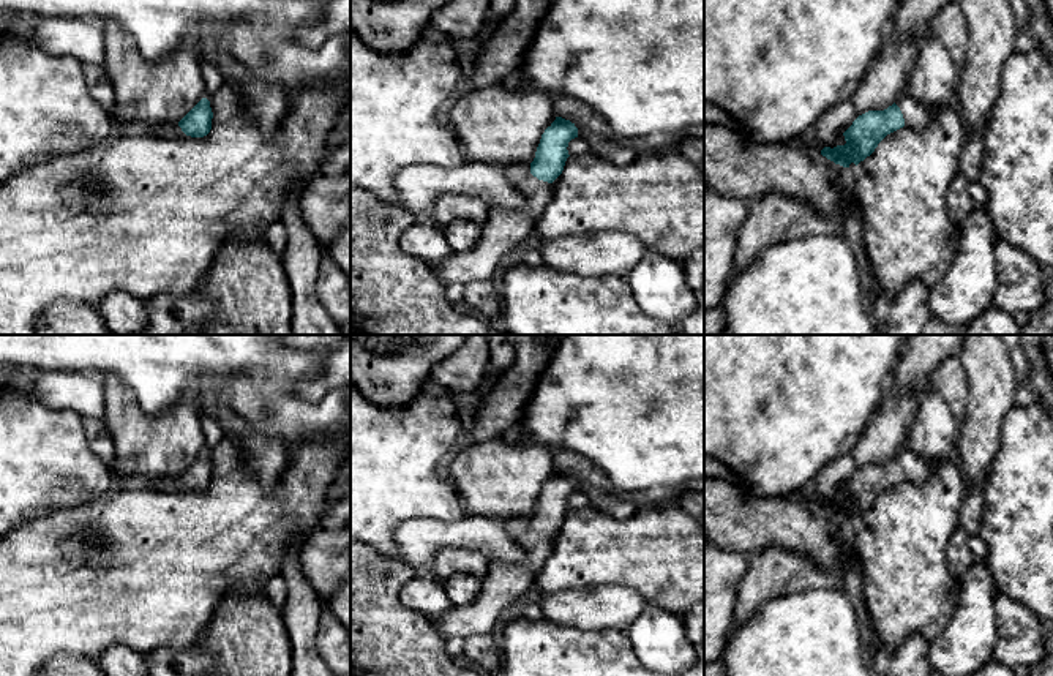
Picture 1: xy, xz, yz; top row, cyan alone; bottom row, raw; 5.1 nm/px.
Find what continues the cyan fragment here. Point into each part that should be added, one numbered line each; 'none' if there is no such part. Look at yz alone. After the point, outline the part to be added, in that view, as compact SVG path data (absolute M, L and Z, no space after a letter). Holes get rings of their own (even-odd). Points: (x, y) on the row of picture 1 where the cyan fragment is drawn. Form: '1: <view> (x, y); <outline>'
1: yz (916, 117); M901 93L895 104L900 107L905 126L922 131L927 125L931 123L935 114L920 106L911 95Z

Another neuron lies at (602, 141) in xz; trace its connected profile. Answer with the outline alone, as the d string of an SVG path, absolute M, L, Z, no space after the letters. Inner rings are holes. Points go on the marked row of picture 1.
M553 96L557 117L570 120L578 128L578 137L589 144L589 153L616 166L628 166L639 152L617 141L609 125L589 106L573 100Z

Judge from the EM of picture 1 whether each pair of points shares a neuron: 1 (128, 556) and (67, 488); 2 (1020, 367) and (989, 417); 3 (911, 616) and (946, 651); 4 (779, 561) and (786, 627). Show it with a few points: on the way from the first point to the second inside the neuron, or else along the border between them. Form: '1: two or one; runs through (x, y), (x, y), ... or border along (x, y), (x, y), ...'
1: two; border along (103, 493), (84, 504), (65, 507), (46, 517)
2: two; border along (1009, 351), (1019, 383)
3: two; border along (955, 608), (948, 626), (930, 642)
4: two; border along (820, 588), (805, 588), (766, 599), (752, 615)

